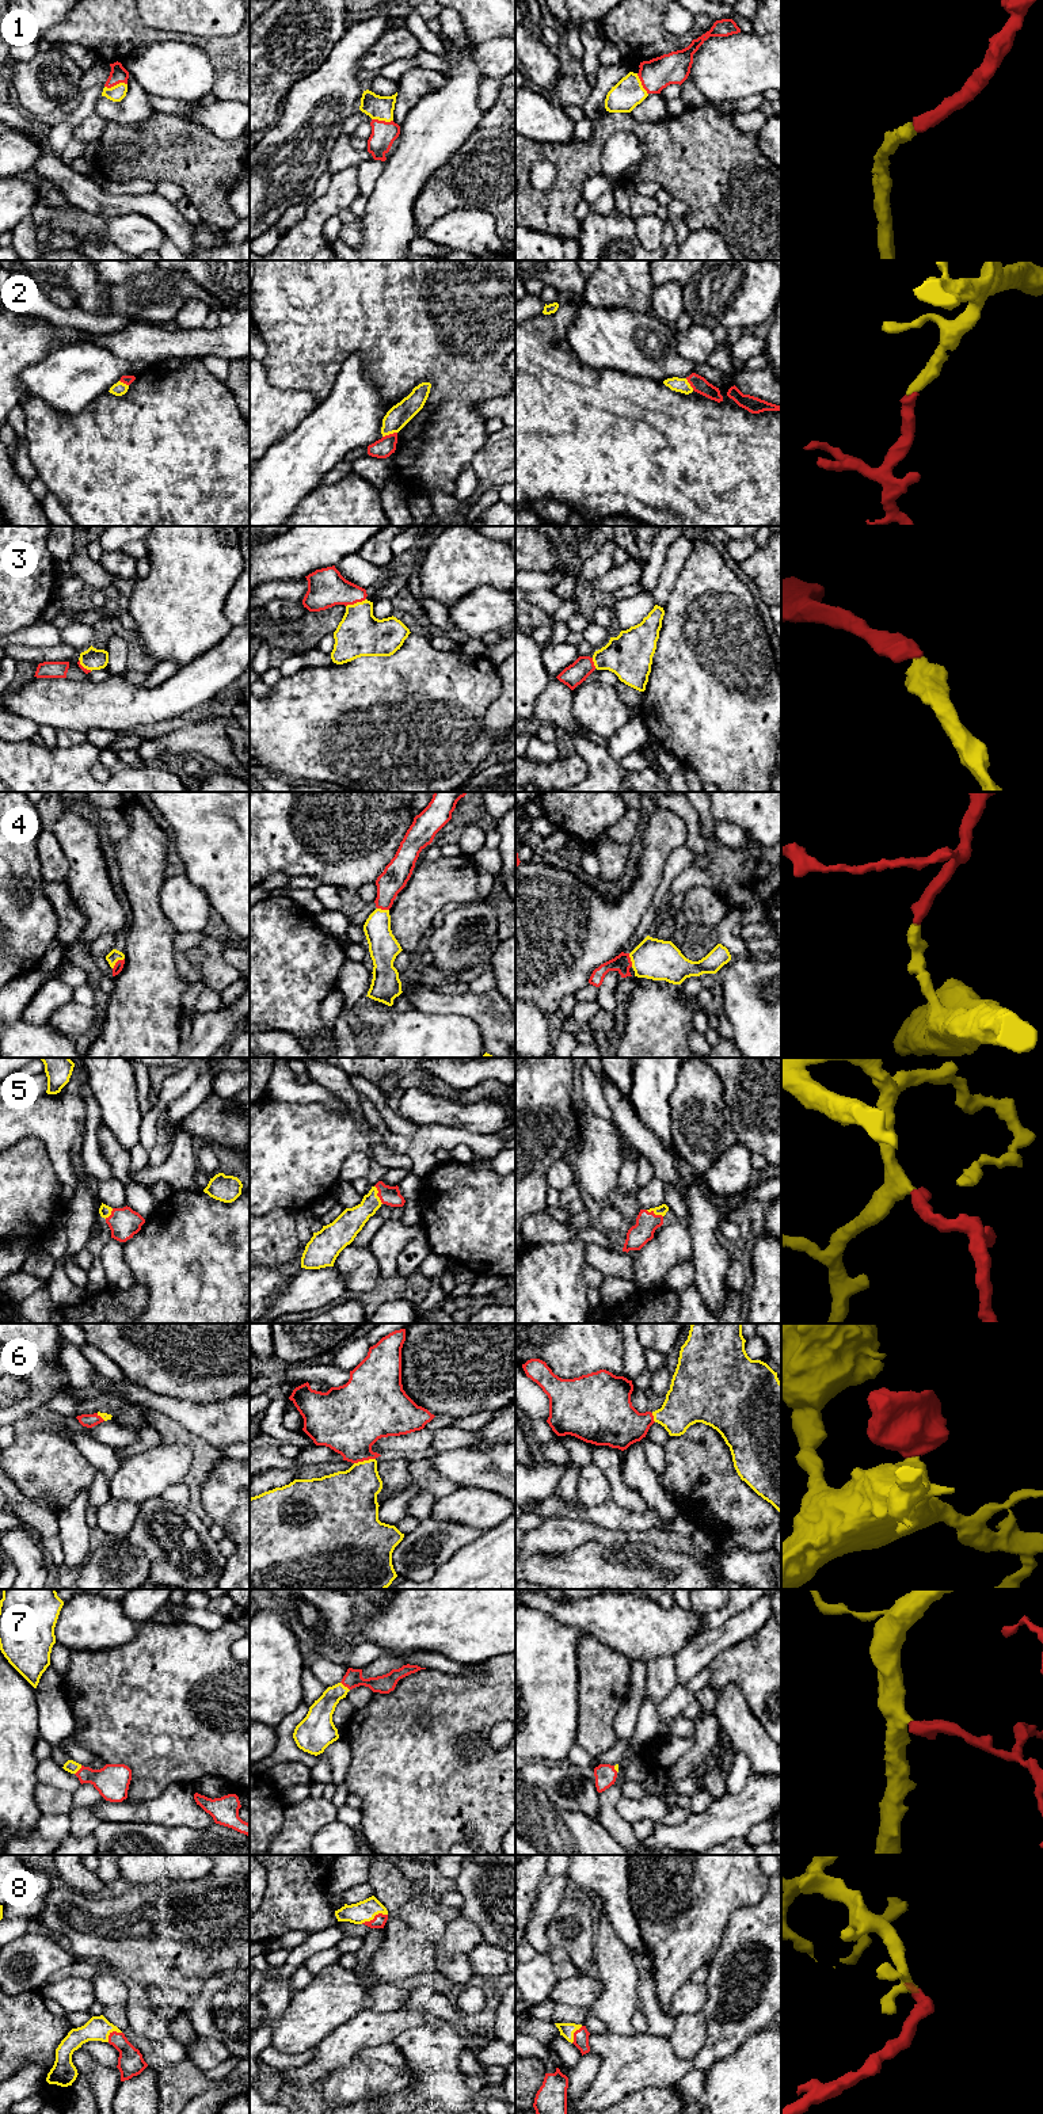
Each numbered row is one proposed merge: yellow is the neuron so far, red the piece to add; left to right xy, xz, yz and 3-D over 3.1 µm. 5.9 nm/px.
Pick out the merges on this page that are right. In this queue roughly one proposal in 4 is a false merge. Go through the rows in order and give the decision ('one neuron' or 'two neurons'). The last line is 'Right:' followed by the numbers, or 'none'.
1: one neuron
2: one neuron
3: one neuron
4: one neuron
5: one neuron
6: one neuron
7: one neuron
8: one neuron
Right: 1, 2, 3, 4, 5, 6, 7, 8

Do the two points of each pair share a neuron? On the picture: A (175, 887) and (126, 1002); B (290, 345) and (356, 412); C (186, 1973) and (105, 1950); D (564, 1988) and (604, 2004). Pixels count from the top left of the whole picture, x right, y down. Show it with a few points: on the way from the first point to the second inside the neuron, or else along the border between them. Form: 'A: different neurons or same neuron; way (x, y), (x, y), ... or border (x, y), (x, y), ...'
A: different neurons; border (164, 882), (160, 890), (160, 909), (178, 930)
B: different neurons; border (346, 360), (331, 392), (318, 404)
C: same neuron; way (166, 1953), (163, 1950), (125, 1950)
D: different neurons; border (601, 1980), (601, 1992), (590, 2006), (563, 2006)

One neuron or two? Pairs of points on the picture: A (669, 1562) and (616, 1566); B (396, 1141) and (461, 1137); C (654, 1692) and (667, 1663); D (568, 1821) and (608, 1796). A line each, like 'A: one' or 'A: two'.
A: one
B: one
C: one
D: two

